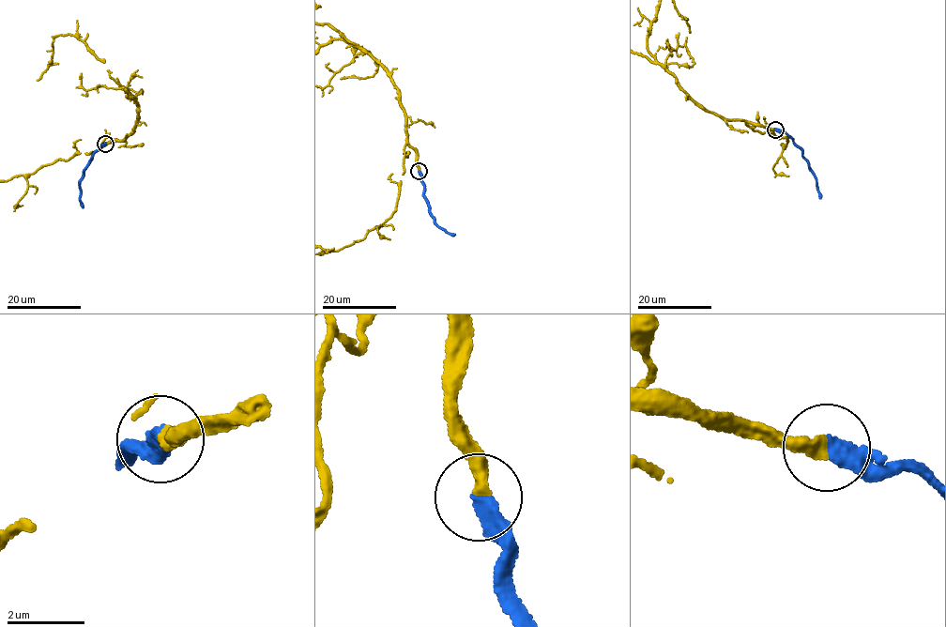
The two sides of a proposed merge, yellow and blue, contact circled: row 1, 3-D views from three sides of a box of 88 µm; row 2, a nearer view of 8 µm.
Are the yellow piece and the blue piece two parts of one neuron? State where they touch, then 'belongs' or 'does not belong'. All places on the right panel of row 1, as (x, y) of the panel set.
(775, 129) | belongs

